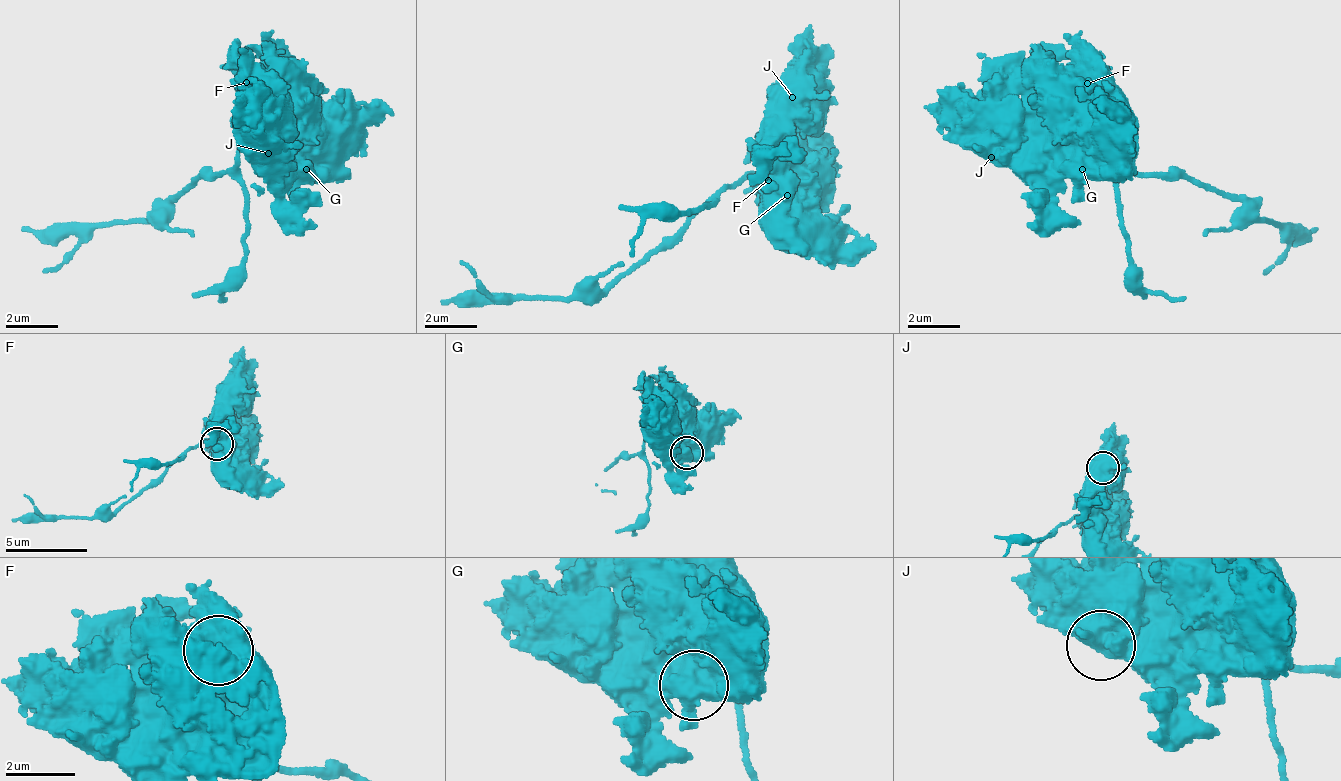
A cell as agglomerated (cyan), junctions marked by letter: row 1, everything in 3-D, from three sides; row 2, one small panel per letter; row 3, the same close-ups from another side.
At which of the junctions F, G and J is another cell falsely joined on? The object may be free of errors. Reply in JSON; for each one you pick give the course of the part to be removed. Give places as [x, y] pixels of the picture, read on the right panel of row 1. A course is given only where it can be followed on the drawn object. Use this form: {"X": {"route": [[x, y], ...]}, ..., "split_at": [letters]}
{"F": {"route": [[1087, 85], [1087, 131], [1115, 171], [1195, 179], [1263, 219], [1317, 230]]}, "split_at": ["F"]}

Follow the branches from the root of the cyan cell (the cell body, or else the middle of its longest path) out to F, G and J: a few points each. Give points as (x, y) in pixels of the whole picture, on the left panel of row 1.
F: (214, 178), (221, 177), (237, 156), (244, 130), (244, 84)
G: (214, 178), (221, 177), (237, 156), (243, 116), (268, 129), (268, 136), (306, 169)
J: (214, 178), (221, 177), (237, 156), (242, 123), (237, 123), (250, 122), (257, 128), (268, 153)

